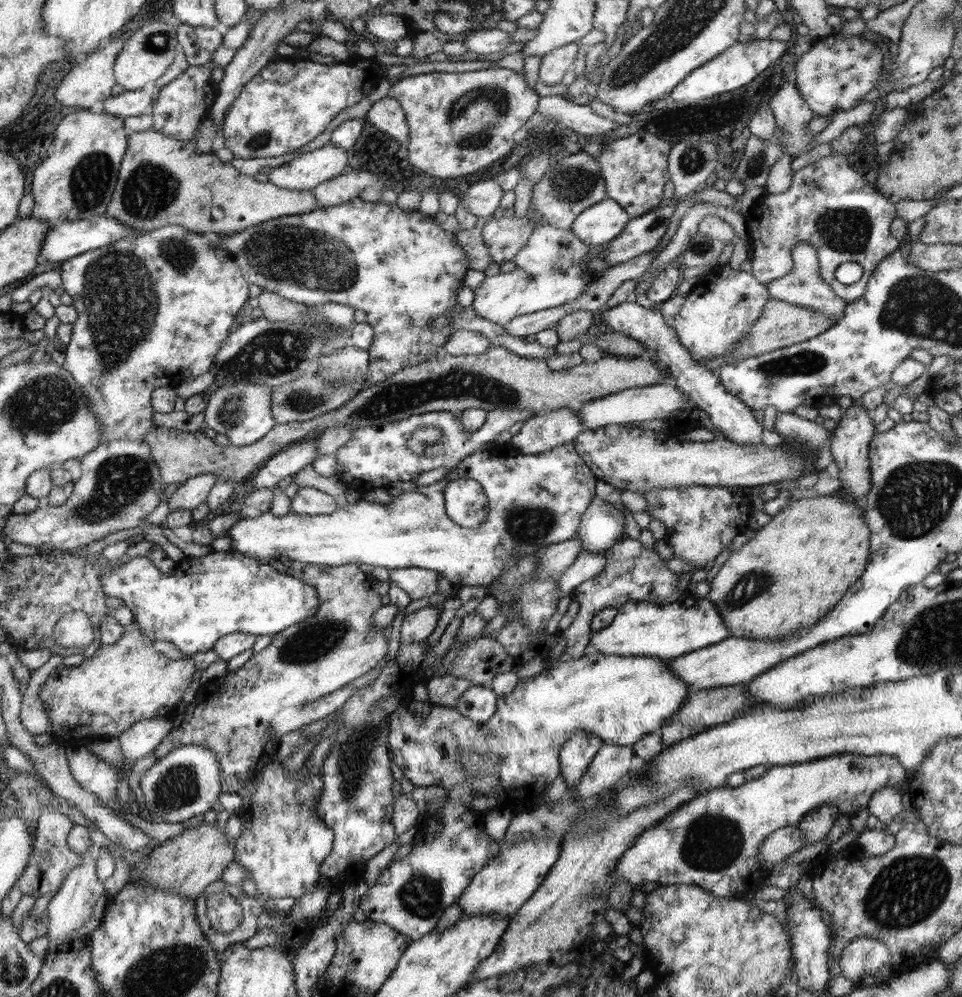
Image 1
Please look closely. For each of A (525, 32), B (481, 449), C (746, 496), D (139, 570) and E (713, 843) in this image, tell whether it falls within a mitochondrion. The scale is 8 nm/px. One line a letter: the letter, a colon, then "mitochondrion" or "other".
A: other
B: other
C: other
D: other
E: mitochondrion

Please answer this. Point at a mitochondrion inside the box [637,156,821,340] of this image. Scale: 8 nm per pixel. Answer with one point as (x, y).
(701, 247)

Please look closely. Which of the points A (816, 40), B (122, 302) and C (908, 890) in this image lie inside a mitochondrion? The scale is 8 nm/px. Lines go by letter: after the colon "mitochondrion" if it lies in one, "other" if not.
A: other
B: mitochondrion
C: mitochondrion

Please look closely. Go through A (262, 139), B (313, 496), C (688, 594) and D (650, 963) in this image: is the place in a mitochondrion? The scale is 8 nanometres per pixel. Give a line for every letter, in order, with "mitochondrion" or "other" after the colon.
A: mitochondrion
B: other
C: other
D: other

